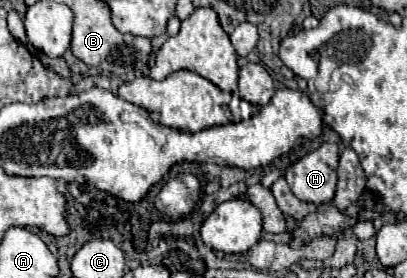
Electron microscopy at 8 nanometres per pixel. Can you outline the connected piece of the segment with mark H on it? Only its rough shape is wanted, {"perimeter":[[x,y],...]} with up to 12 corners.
{"perimeter":[[324,142],[284,178],[306,202],[336,192],[338,146]]}

